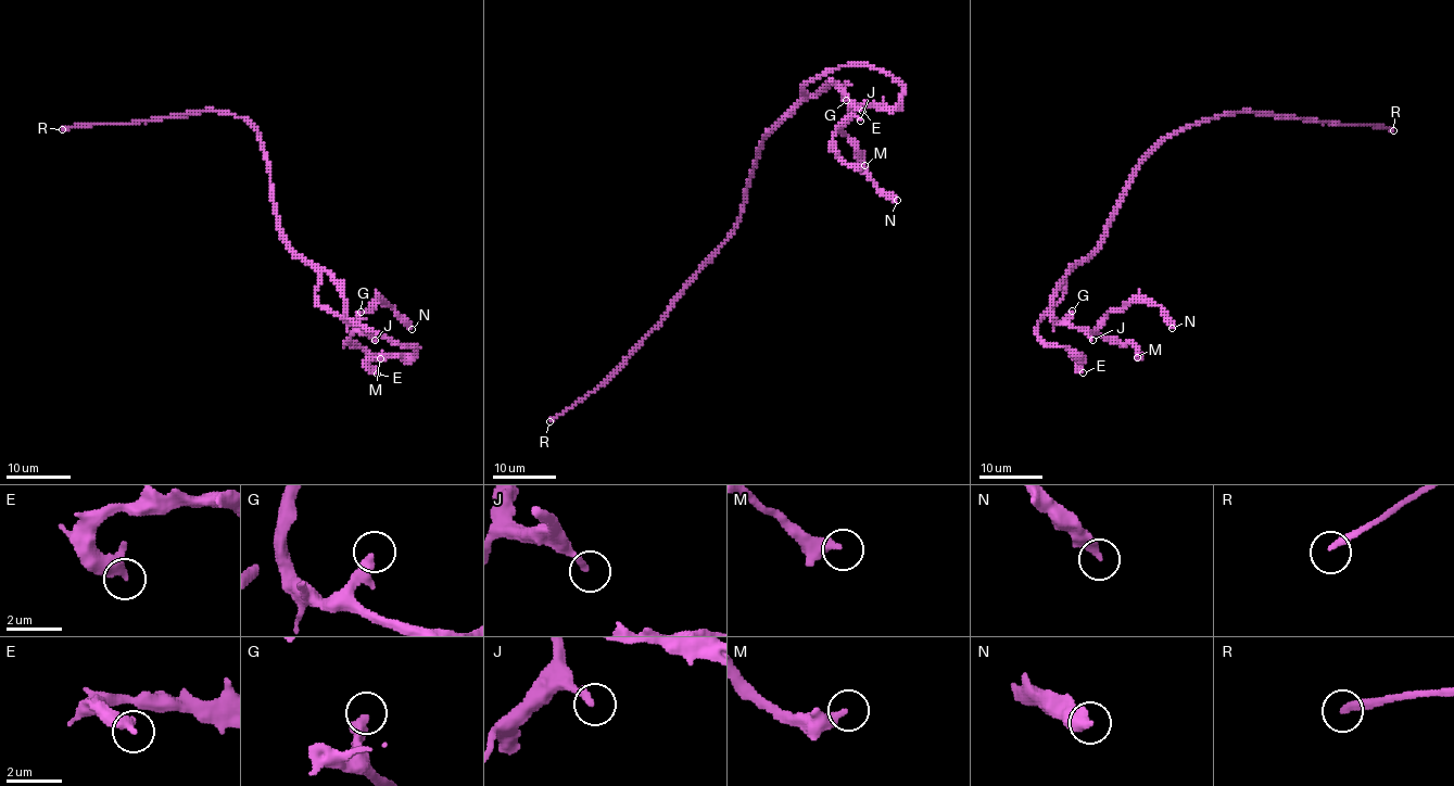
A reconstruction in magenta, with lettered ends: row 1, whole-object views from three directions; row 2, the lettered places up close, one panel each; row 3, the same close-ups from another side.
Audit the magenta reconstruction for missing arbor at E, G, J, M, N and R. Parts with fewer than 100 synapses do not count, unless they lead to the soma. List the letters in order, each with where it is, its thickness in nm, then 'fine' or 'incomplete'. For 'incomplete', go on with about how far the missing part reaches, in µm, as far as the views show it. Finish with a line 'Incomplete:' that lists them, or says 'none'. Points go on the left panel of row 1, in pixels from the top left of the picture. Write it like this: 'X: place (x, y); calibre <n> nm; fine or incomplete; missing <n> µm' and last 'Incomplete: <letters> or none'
E: place (377, 374); calibre 260 nm; fine
G: place (361, 312); calibre 280 nm; fine
J: place (375, 340); calibre 240 nm; fine
M: place (380, 358); calibre 380 nm; fine
N: place (412, 329); calibre 460 nm; fine
R: place (62, 129); calibre 260 nm; incomplete; missing 200 µm
Incomplete: R

